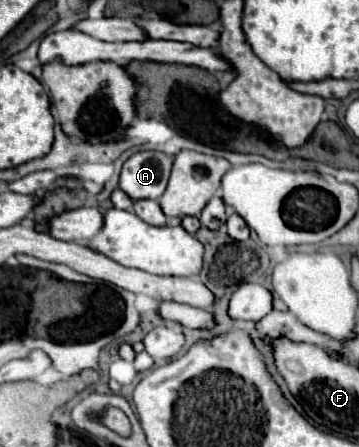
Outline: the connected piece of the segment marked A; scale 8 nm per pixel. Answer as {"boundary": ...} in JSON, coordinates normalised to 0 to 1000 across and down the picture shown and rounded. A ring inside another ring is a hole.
{"boundary":[[[443,338],[365,347],[337,383],[331,418],[370,445],[443,445],[465,418],[476,356]]]}

